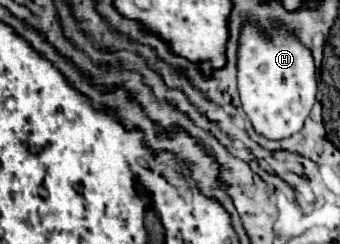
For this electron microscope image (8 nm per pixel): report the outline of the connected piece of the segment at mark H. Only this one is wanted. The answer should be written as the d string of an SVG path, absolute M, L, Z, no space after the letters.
M243 20L237 46L237 80L243 110L261 136L281 140L303 128L317 94L315 62L311 50L281 20L271 22L271 26Z

